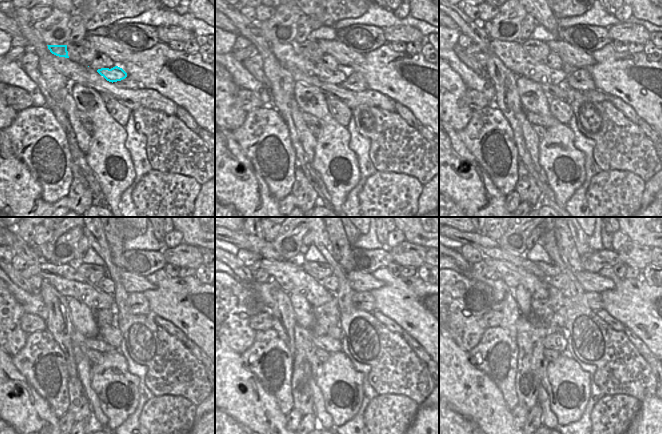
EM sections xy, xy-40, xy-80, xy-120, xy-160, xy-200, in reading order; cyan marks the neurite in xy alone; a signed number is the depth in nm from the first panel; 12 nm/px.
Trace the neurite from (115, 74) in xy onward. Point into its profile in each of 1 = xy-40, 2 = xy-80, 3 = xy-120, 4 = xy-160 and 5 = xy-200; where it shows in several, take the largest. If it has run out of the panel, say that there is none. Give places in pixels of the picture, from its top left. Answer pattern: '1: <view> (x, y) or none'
1: xy-40 (283, 53)
2: xy-80 (514, 57)
3: xy-120 (65, 279)
4: xy-160 (291, 277)
5: xy-200 (512, 275)

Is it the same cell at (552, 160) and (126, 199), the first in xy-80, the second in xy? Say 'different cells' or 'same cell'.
different cells

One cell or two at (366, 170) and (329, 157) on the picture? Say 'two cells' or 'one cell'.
two cells

